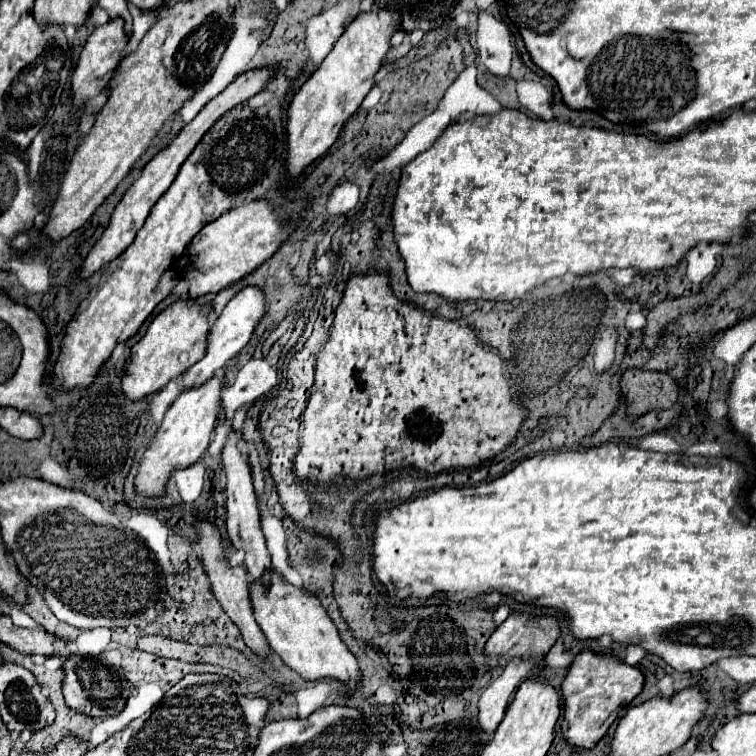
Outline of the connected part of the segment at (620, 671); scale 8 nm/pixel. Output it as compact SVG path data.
M592 651L576 655L562 681L562 733L572 747L592 749L616 721L618 711L626 707L644 687L644 675L638 667L628 667L616 657L600 657Z

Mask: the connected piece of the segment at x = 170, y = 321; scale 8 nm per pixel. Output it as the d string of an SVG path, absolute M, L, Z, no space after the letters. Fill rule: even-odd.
M182 299L168 309L164 309L150 323L146 335L132 347L130 361L126 365L126 377L122 377L120 393L130 401L140 401L152 393L162 391L170 379L182 375L190 365L194 365L206 351L206 337L210 331L208 321L212 319L210 305L188 307L190 299ZM180 353L188 353L188 361L180 365Z

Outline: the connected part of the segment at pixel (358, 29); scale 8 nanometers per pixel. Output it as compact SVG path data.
M368 11L358 15L350 27L336 41L334 49L320 63L320 67L310 75L310 79L300 87L288 107L288 157L286 171L290 179L298 179L300 173L314 163L318 157L326 155L336 141L340 129L350 119L350 115L360 107L364 97L374 85L374 75L378 73L384 55L390 49L390 37L396 27L396 11Z

